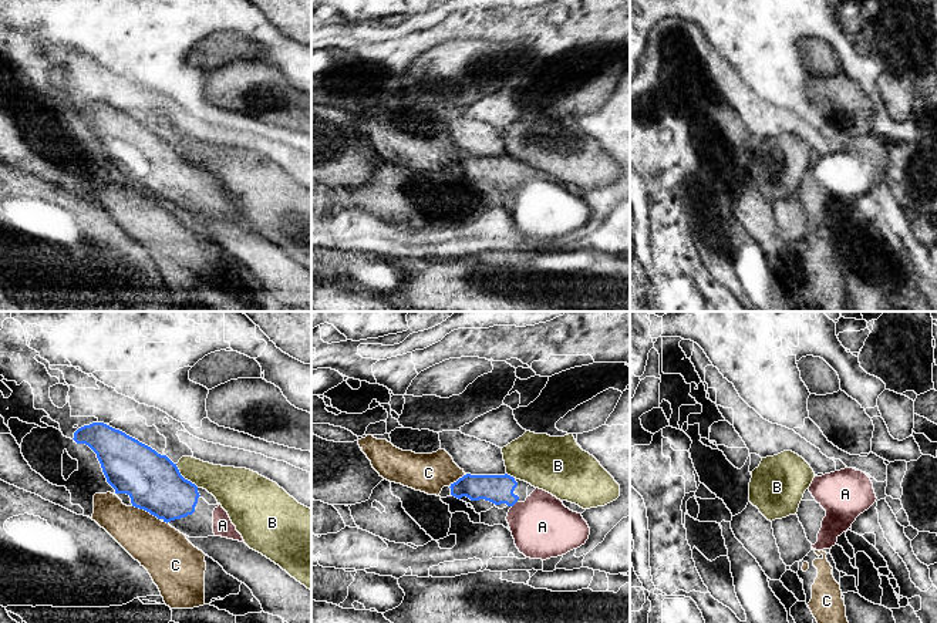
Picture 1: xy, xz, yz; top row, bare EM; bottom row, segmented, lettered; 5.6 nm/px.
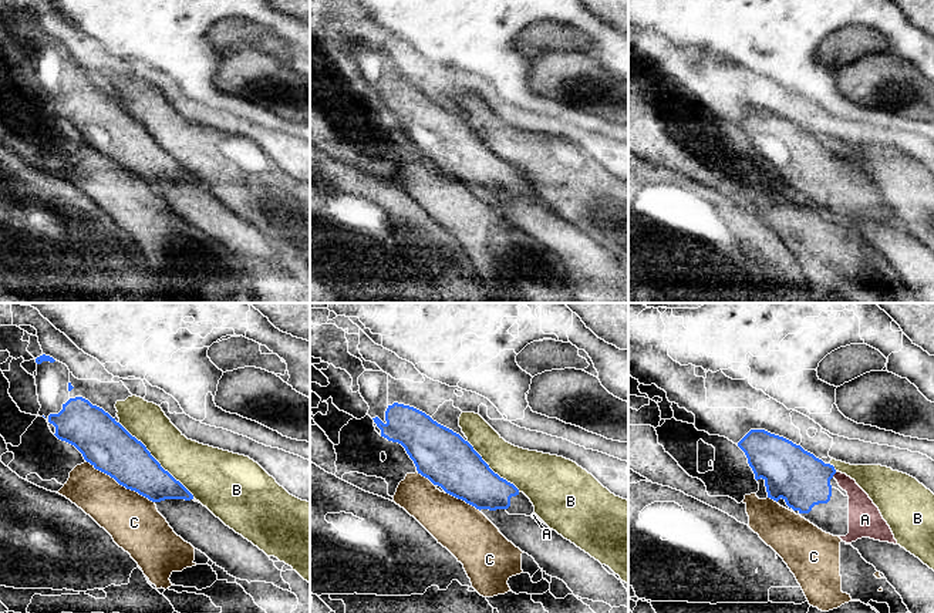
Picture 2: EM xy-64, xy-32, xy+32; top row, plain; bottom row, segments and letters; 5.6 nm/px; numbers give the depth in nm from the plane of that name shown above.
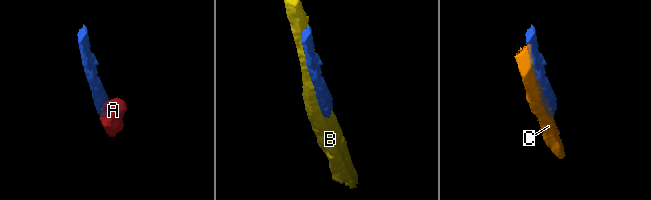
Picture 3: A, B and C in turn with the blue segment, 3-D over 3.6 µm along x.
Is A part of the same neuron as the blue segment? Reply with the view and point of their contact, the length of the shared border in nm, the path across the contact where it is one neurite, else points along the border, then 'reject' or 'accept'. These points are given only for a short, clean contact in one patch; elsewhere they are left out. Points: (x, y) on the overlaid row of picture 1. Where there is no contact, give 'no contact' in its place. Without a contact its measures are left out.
meets blue in xz at (515, 502); contact 50 nm long; runs through xz (498, 490), (515, 502), (542, 526); accept

